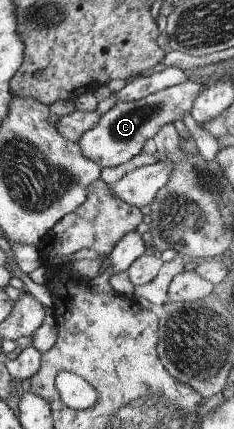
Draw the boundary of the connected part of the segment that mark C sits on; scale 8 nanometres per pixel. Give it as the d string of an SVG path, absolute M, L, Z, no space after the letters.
M187 79L180 84L168 87L157 93L145 96L140 100L114 105L106 114L103 114L94 126L87 130L79 139L82 154L99 164L101 169L117 167L131 161L136 154L142 152L144 142L148 138L154 138L161 126L166 123L174 123L183 120L184 114L190 112L195 98L202 89L202 83L192 82Z

